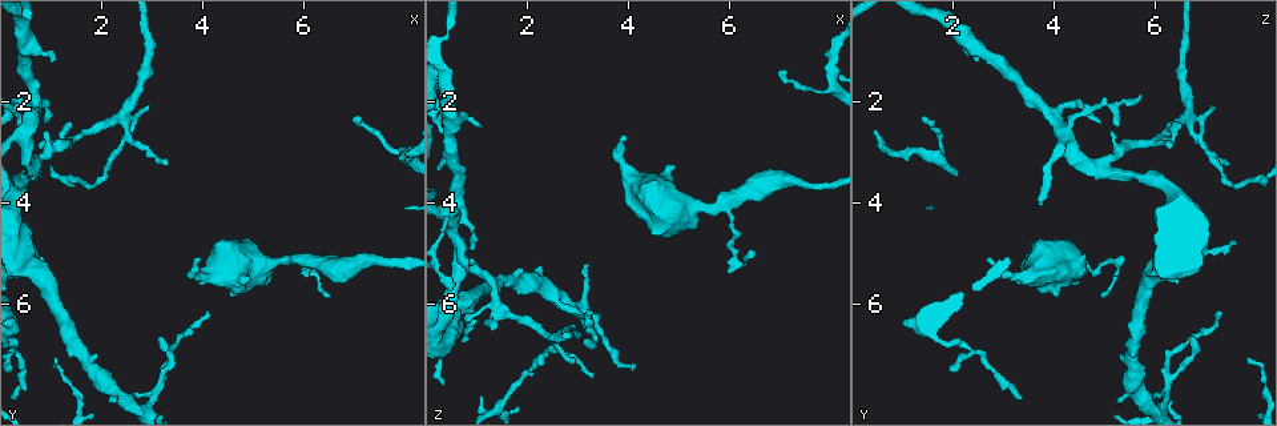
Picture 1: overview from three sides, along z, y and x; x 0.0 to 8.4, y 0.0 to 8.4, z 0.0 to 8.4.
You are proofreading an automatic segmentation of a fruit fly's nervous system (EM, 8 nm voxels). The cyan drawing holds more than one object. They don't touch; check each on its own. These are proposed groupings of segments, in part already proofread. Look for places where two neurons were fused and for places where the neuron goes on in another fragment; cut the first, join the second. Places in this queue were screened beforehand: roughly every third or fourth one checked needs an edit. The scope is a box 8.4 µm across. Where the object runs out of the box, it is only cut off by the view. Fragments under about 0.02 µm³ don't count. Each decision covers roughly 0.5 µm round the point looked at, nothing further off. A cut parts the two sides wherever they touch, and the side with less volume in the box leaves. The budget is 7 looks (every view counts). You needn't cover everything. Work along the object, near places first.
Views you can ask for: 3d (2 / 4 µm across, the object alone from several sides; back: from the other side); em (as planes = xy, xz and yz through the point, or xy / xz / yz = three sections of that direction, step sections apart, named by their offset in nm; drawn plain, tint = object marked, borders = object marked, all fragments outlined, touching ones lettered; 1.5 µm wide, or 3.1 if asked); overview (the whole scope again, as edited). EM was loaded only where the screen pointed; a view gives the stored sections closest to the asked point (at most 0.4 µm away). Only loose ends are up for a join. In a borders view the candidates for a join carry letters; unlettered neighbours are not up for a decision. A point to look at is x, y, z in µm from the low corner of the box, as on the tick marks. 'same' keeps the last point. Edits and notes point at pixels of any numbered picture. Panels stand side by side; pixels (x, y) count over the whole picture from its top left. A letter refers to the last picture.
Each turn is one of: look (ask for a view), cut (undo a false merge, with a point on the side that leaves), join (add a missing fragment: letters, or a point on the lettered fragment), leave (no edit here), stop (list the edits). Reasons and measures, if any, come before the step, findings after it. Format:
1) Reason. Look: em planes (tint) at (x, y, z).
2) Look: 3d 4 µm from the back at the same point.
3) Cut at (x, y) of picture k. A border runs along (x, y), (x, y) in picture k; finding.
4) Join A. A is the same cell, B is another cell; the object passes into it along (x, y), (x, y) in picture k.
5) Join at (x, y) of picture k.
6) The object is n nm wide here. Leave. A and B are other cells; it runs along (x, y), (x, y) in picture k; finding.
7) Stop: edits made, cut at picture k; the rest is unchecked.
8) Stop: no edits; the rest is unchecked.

Branch stops here. Look: 3d 4 µm from the back at (3.30, 3.25, 7.50).

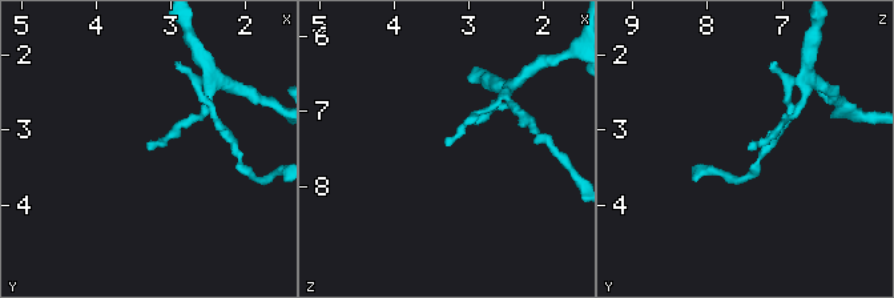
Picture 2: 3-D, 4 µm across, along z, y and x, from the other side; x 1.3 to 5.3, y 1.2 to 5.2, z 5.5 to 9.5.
Look: em planes (borders) at (3.25, 3.20, 7.50).

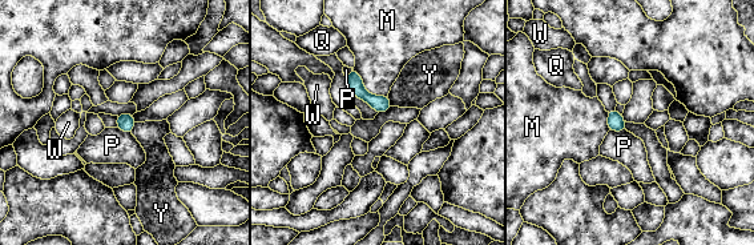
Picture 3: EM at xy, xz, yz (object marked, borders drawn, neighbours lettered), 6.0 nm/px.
Leave. M, P, Q, W and Y are other cells; a border runs along (609, 129), (625, 131) in picture 3; none of them fits.

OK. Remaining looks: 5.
Thick turns thin. Look: em xy step 4 (tint) at (5.90, 5.10, 4.00).

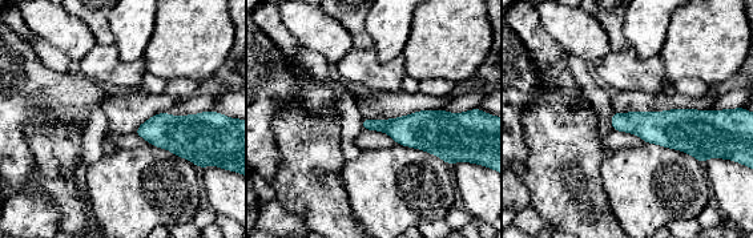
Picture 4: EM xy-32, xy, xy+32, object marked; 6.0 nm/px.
Cut it another way. Look: em planes (tint) at the same point.

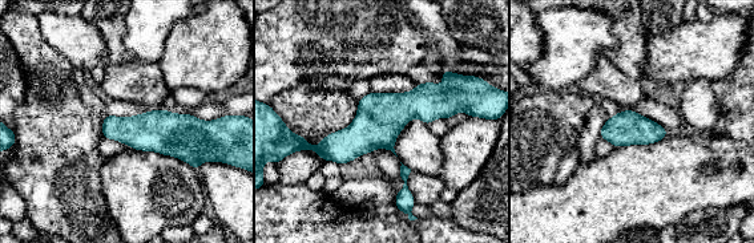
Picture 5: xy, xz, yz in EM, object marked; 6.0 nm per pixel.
Look: em planes (borders) at the same point.

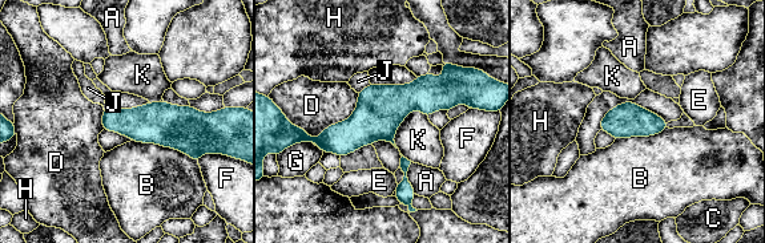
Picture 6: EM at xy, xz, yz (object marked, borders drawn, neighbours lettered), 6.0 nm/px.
Leave. A, B, C, D, E, F, G, H, J and K are other cells; a border runs along (421, 110), (399, 125), (397, 148) in picture 6; all the same neuron.

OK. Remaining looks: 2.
Tapers out. Look: em planes (borders) at (7.05, 2.30, 1.45).

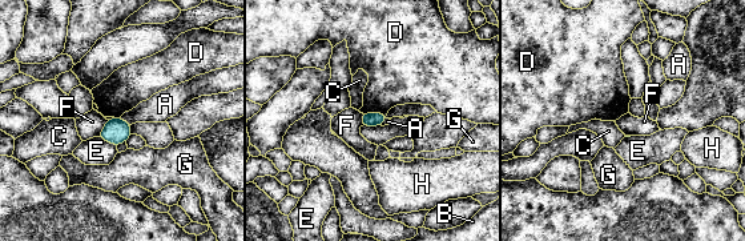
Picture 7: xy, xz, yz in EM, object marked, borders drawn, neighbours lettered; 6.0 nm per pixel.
The longest contact is with D, 150 nm. Leave. A, B, C, D, E, F, G and H are other cells; none of them fits.

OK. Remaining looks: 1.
Stop: no edits; the rest is unchecked.

